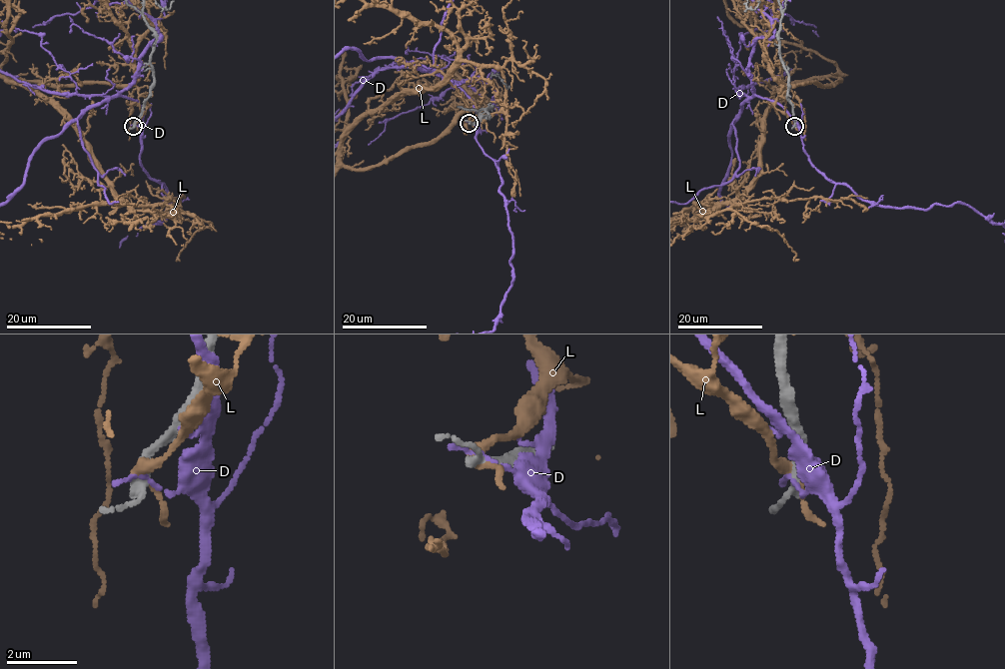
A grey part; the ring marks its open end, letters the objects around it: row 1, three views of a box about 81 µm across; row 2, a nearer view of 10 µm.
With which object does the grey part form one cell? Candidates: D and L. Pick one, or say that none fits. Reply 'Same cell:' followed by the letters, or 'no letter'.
Same cell: no letter

